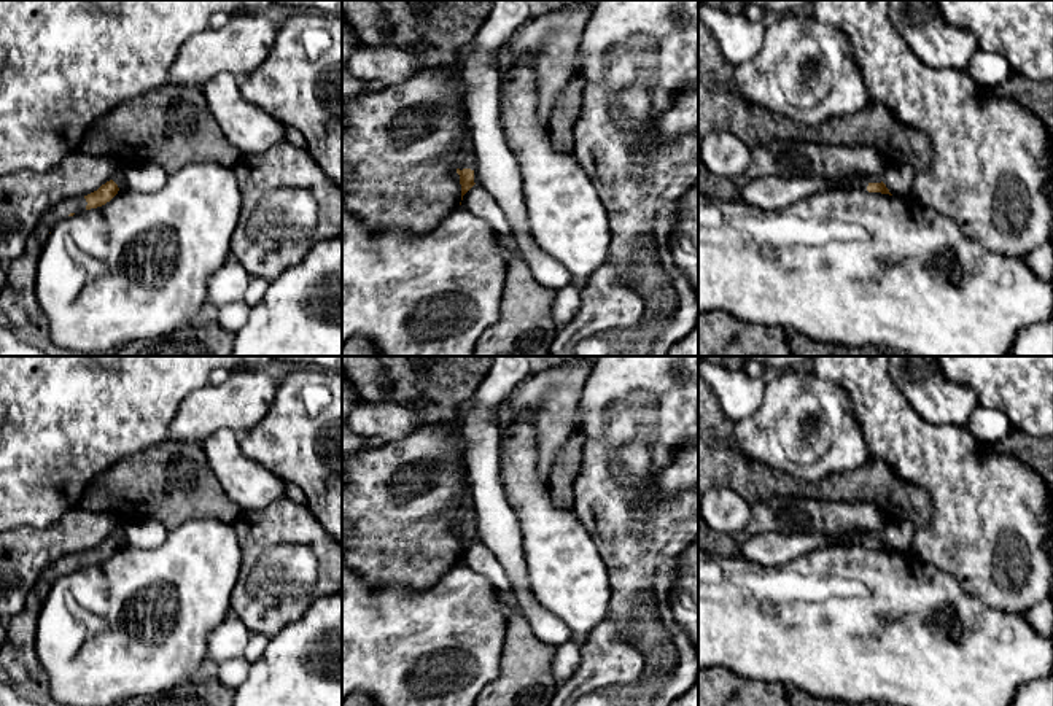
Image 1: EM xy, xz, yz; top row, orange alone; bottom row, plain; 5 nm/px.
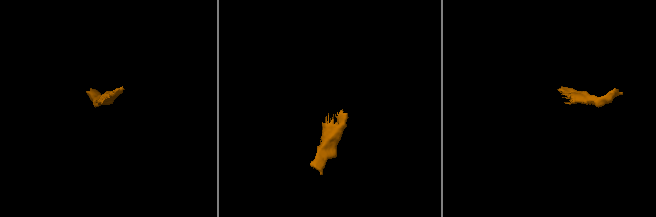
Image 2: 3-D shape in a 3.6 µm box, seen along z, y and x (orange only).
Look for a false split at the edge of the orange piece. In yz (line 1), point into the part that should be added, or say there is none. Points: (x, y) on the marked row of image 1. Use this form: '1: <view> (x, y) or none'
1: yz (862, 183)

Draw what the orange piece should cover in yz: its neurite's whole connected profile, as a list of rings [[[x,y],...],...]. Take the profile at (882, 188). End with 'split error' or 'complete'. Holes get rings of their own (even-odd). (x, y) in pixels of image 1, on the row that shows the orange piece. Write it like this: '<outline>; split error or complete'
[[[867,176],[862,180],[857,180],[854,183],[851,183],[853,189],[862,189],[862,191],[868,191],[868,192],[881,192],[881,194],[889,194],[889,189],[886,188],[886,184],[883,183],[881,178],[873,178],[873,176]]]; split error

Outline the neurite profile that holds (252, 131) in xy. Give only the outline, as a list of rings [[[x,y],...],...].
[[[218,73],[200,86],[208,110],[242,156],[262,154],[285,142],[286,126],[245,100],[239,78]]]

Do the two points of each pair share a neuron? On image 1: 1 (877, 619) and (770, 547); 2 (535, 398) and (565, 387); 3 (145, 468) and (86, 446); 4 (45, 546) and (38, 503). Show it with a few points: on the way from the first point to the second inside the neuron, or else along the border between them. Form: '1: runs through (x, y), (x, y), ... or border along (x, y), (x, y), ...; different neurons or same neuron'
1: border along (824, 546), (781, 565), (757, 565), (751, 560); different neurons
2: runs through (543, 396), (552, 396), (557, 391); same neuron
3: border along (156, 444), (129, 453), (91, 481); different neurons
4: border along (73, 506), (45, 527), (16, 528); different neurons

